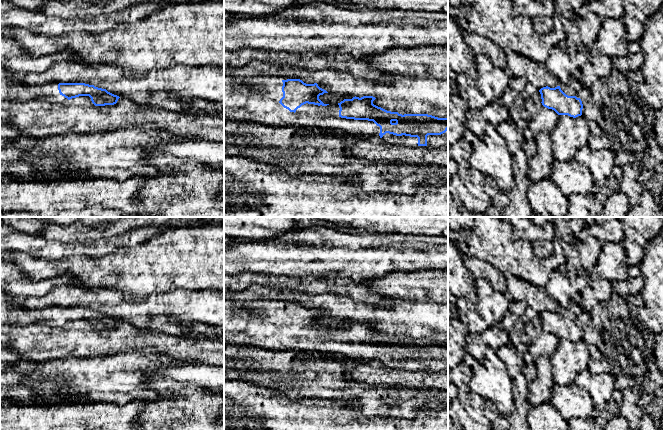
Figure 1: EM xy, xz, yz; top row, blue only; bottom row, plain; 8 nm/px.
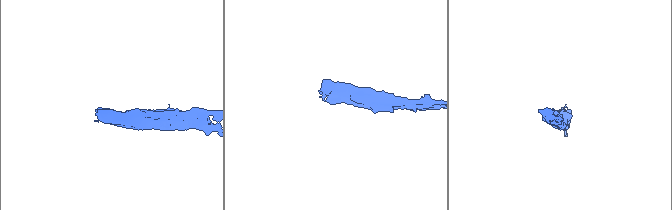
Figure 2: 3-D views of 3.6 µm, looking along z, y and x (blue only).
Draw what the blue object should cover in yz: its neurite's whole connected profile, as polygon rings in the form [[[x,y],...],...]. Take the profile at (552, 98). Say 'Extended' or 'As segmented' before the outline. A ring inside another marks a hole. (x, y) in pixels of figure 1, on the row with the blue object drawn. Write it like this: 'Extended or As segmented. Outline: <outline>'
Extended. Outline: [[[560,85],[555,88],[546,86],[539,92],[542,105],[554,110],[558,115],[568,115],[573,118],[582,115],[582,101],[577,97],[577,92],[569,85]]]

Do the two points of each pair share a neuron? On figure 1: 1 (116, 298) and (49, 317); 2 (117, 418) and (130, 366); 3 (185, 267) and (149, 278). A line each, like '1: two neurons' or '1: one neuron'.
1: two neurons
2: two neurons
3: one neuron

